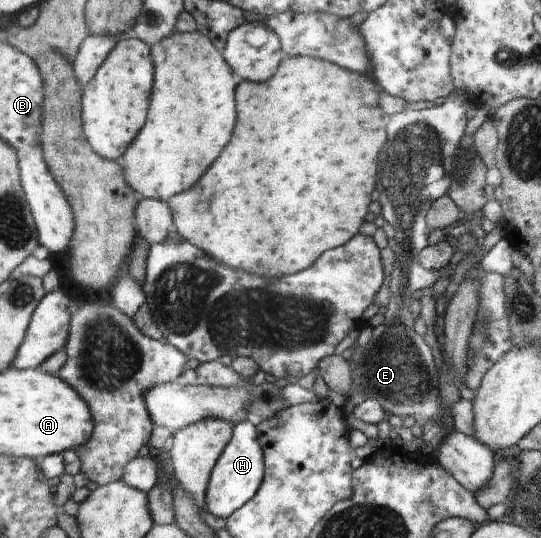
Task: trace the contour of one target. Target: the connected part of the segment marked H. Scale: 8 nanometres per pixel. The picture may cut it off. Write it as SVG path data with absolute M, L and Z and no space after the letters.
M248 418L234 424L231 440L211 472L206 489L205 509L217 518L227 519L244 506L259 490L265 474L263 450L258 442L254 420Z

